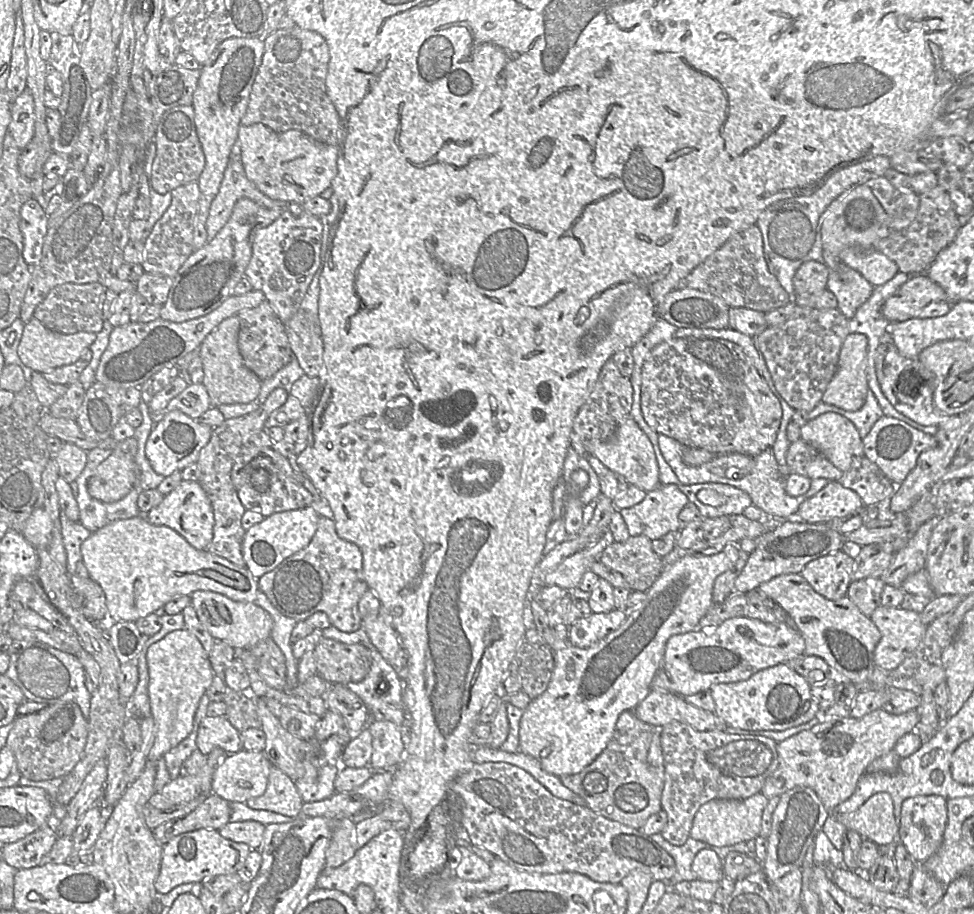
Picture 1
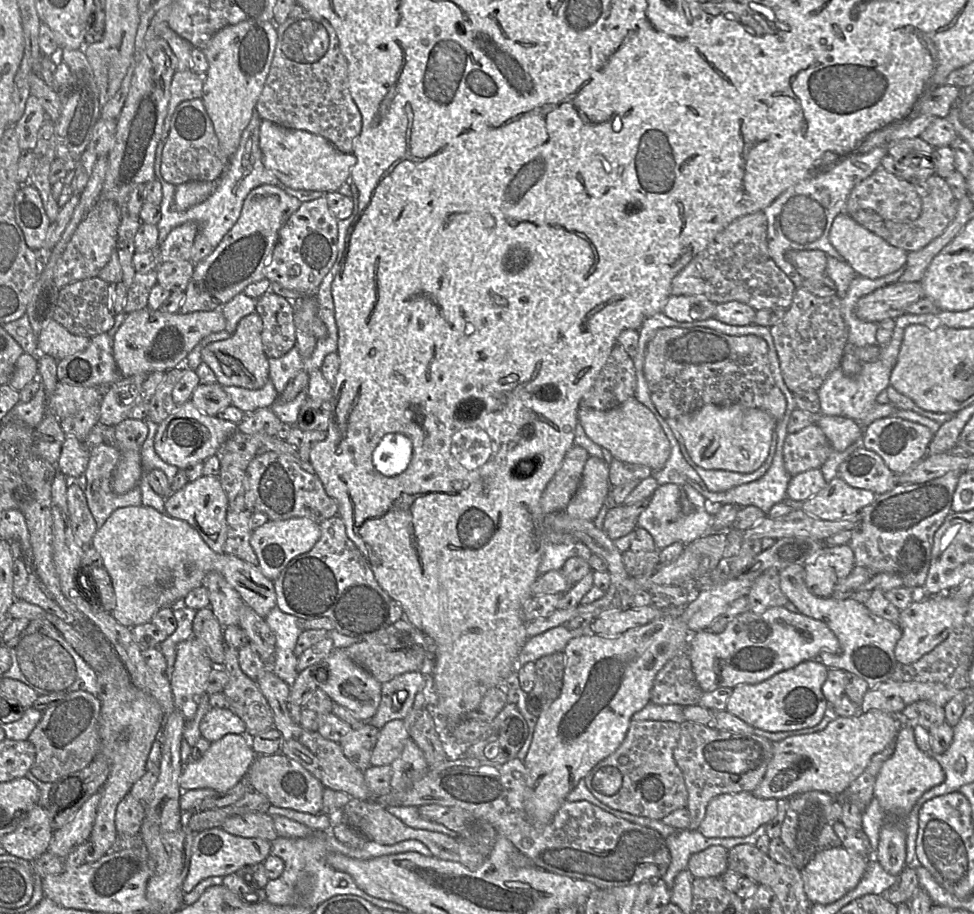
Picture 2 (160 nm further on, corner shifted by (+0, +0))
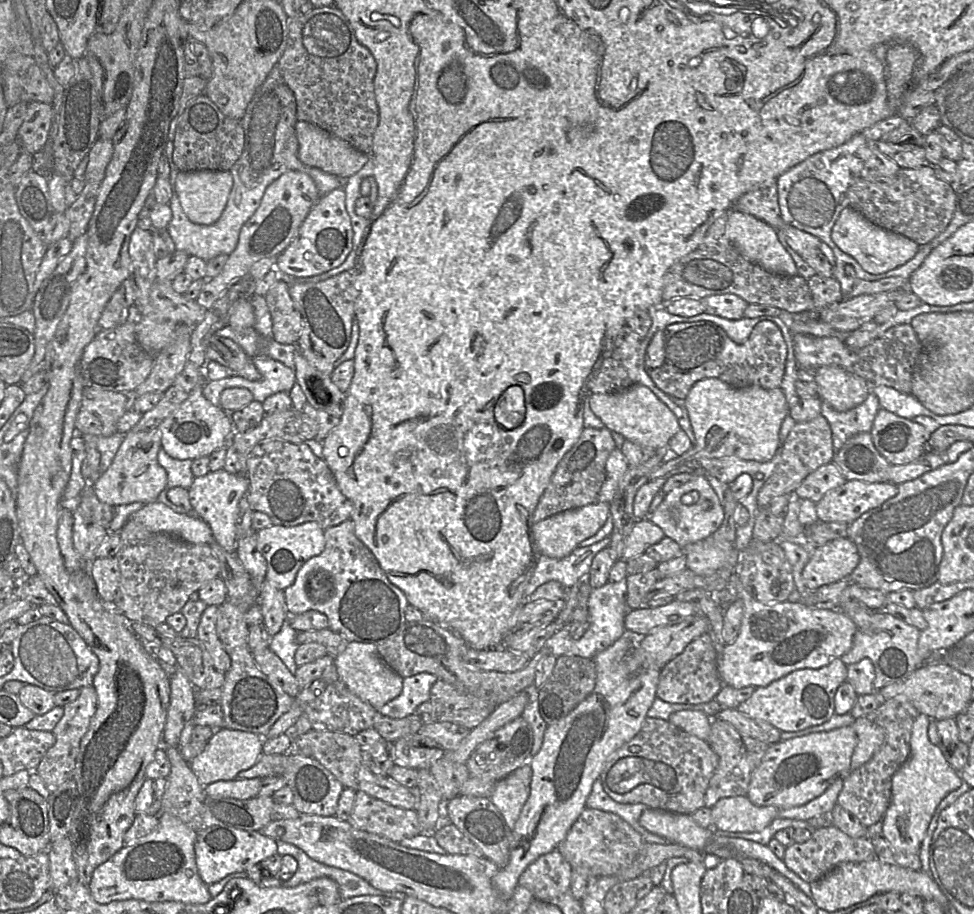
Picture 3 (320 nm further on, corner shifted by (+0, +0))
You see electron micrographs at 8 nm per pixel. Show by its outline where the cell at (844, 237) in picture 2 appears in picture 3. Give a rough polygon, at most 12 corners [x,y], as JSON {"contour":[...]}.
{"contour":[[850,206],[831,237],[870,274],[902,266],[920,247]]}

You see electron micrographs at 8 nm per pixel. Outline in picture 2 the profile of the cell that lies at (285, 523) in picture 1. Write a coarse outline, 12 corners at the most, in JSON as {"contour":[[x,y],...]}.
{"contour":[[310,518],[270,519],[250,544],[263,575],[275,581],[310,551],[320,525]]}

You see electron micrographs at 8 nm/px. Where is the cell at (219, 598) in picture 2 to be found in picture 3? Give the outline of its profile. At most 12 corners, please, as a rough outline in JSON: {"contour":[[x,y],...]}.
{"contour":[[224,469],[195,477],[188,489],[214,540],[235,552],[239,501],[247,474]]}

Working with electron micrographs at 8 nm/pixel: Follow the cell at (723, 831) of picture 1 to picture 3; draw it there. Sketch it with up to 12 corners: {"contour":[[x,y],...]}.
{"contour":[[746,796],[722,798],[714,830],[758,832],[777,818],[775,806]]}

